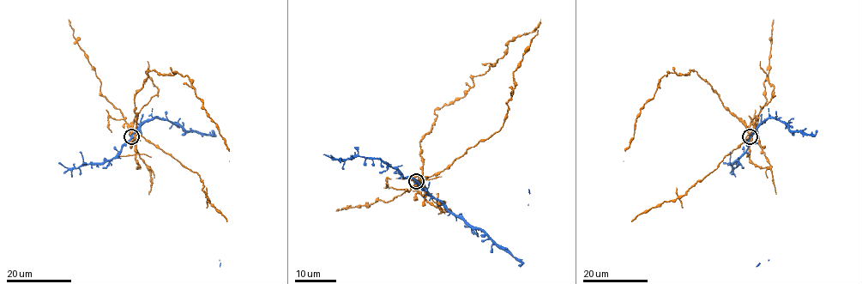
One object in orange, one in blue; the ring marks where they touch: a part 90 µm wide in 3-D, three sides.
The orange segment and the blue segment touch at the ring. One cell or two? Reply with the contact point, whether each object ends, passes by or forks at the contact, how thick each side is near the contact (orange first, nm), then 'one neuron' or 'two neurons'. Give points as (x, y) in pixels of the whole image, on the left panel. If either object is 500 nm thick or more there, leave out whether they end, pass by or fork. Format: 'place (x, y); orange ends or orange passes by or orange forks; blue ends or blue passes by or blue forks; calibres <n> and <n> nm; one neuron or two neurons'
place (131, 136); orange passes by; blue passes by; calibres 480 and 340 nm; two neurons

